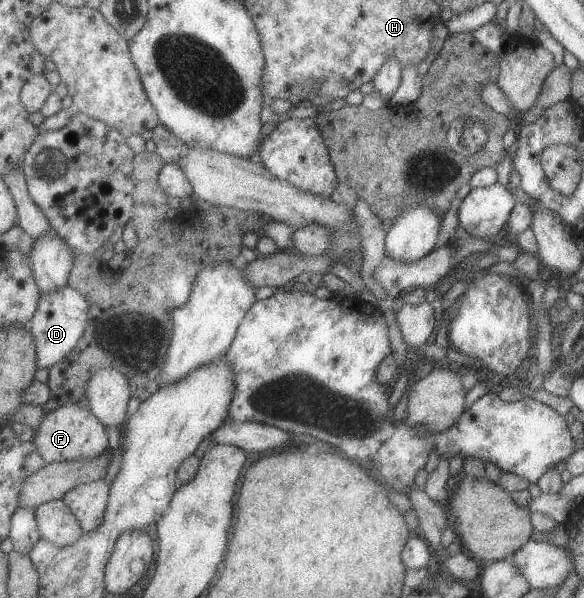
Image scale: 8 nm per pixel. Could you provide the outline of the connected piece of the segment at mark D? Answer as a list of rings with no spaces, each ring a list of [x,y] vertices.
[[[65,287],[57,293],[42,293],[38,312],[29,326],[38,349],[38,367],[51,370],[76,349],[87,331],[91,305],[87,297],[73,287]]]

